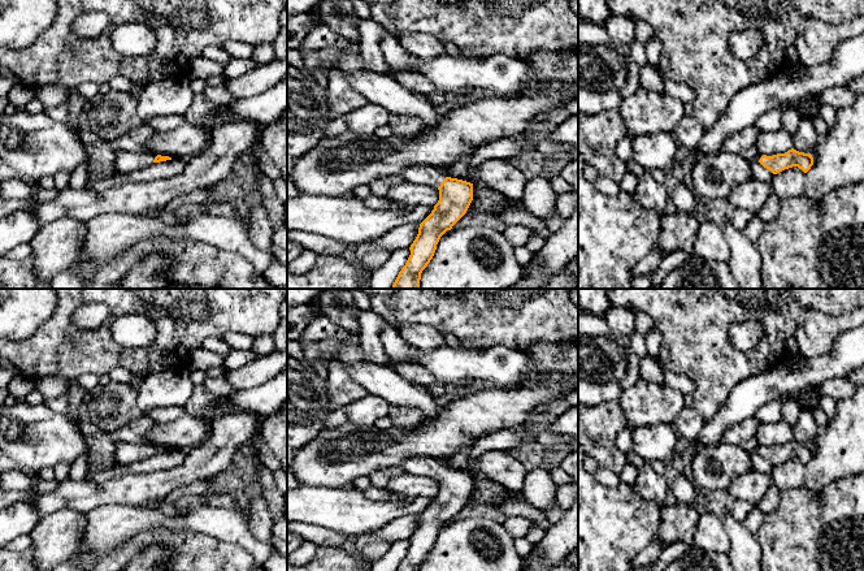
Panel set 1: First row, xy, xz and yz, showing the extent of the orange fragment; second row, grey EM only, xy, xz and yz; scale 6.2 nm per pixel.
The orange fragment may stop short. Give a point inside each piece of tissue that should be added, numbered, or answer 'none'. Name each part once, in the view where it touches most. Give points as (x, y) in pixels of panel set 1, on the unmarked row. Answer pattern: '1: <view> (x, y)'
1: xz (419, 466)

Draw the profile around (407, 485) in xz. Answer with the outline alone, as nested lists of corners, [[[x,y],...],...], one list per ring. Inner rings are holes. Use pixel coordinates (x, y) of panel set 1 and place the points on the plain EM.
[[[405,472],[391,477],[385,489],[405,498],[434,498],[439,492],[439,481],[429,476],[414,476]]]

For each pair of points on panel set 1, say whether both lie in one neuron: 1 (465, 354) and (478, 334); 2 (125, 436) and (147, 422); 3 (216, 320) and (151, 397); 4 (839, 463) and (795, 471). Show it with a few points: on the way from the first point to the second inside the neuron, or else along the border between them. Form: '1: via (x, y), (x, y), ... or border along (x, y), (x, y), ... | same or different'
1: border along (461, 341), (477, 349), (503, 345) | different
2: via (130, 433), (142, 425) | same
3: border along (185, 364), (177, 368), (155, 371), (144, 376) | different
4: border along (806, 464), (802, 484) | different

